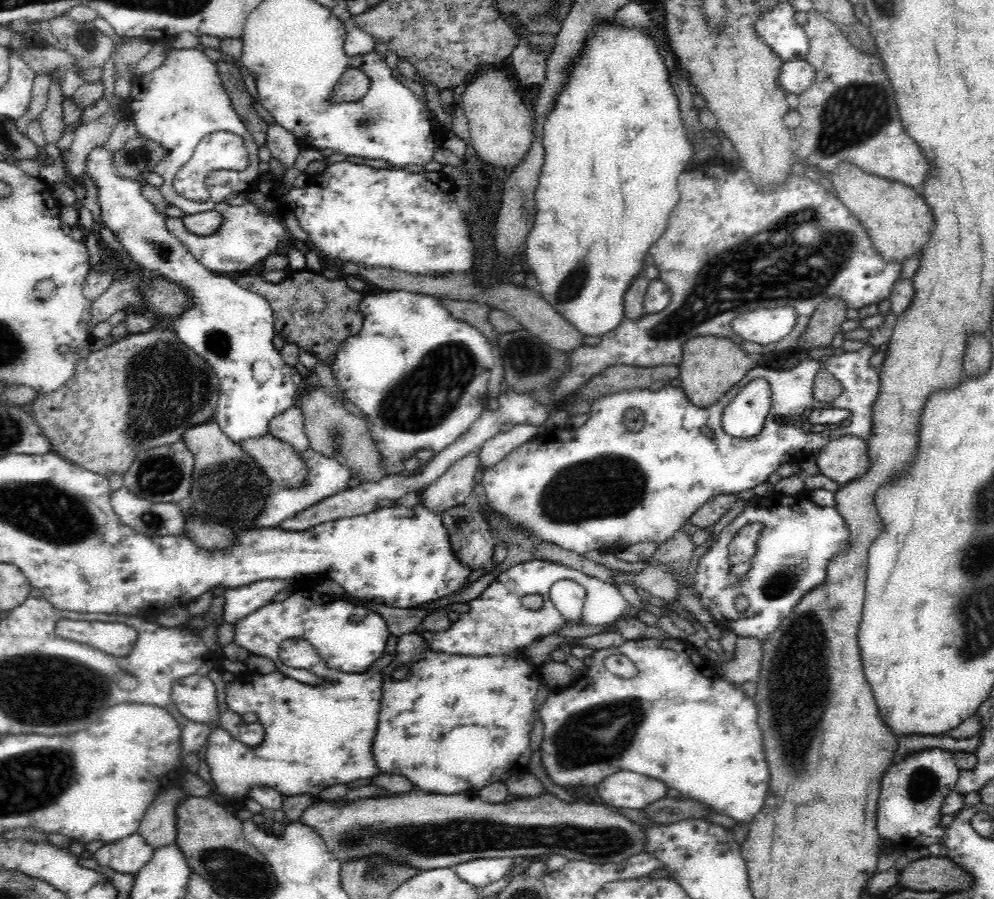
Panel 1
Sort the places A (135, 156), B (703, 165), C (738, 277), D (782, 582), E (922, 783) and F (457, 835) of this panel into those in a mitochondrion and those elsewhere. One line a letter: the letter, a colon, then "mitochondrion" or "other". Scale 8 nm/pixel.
A: mitochondrion
B: other
C: mitochondrion
D: mitochondrion
E: mitochondrion
F: mitochondrion

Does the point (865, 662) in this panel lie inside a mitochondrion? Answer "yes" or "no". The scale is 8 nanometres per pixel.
no

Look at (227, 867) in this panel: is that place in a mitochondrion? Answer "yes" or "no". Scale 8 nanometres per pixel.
yes

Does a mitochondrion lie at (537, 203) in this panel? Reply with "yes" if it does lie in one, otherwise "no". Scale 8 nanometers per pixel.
no

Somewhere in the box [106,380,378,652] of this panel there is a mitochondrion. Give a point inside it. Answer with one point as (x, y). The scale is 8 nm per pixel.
(158, 474)

